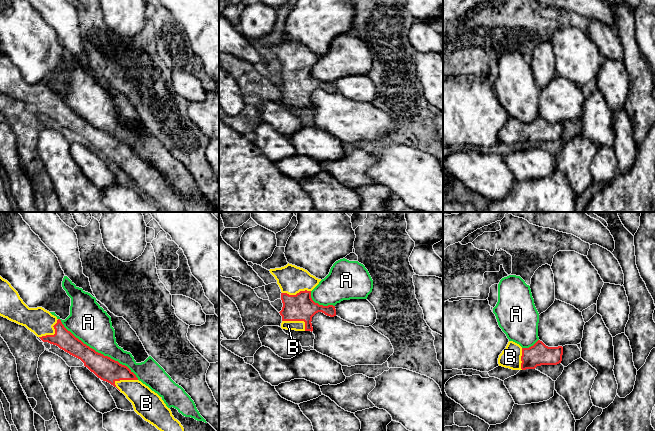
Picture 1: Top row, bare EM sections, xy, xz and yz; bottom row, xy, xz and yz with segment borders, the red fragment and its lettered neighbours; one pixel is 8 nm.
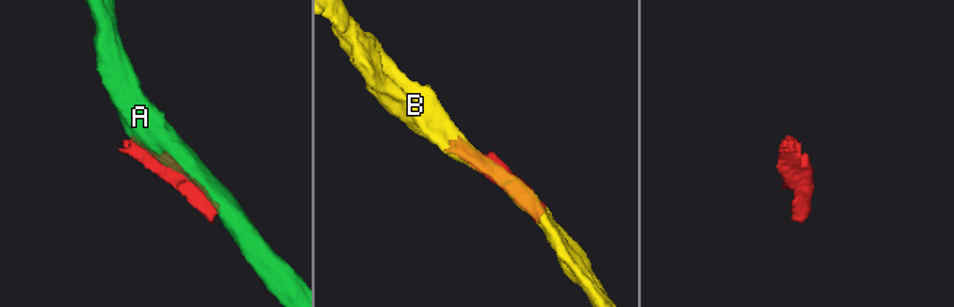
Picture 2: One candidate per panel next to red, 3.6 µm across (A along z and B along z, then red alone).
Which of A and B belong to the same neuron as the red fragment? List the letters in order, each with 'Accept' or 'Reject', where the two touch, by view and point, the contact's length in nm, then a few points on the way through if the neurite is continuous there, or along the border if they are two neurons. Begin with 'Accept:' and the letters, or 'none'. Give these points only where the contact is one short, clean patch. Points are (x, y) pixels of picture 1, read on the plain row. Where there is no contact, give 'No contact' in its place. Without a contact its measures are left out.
Accept: B
A: Reject. Touches red at xy (97, 128). Shared border 800 nm
B: Accept. Touches red at xy (125, 155). Shared border 200 nm

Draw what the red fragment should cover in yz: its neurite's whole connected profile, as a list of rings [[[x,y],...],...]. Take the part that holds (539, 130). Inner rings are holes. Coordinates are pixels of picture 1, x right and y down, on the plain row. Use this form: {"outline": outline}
{"outline": [[[538,116],[529,124],[509,117],[498,134],[499,142],[512,146],[535,145],[541,141],[557,141],[561,139],[563,123],[548,123]]]}

